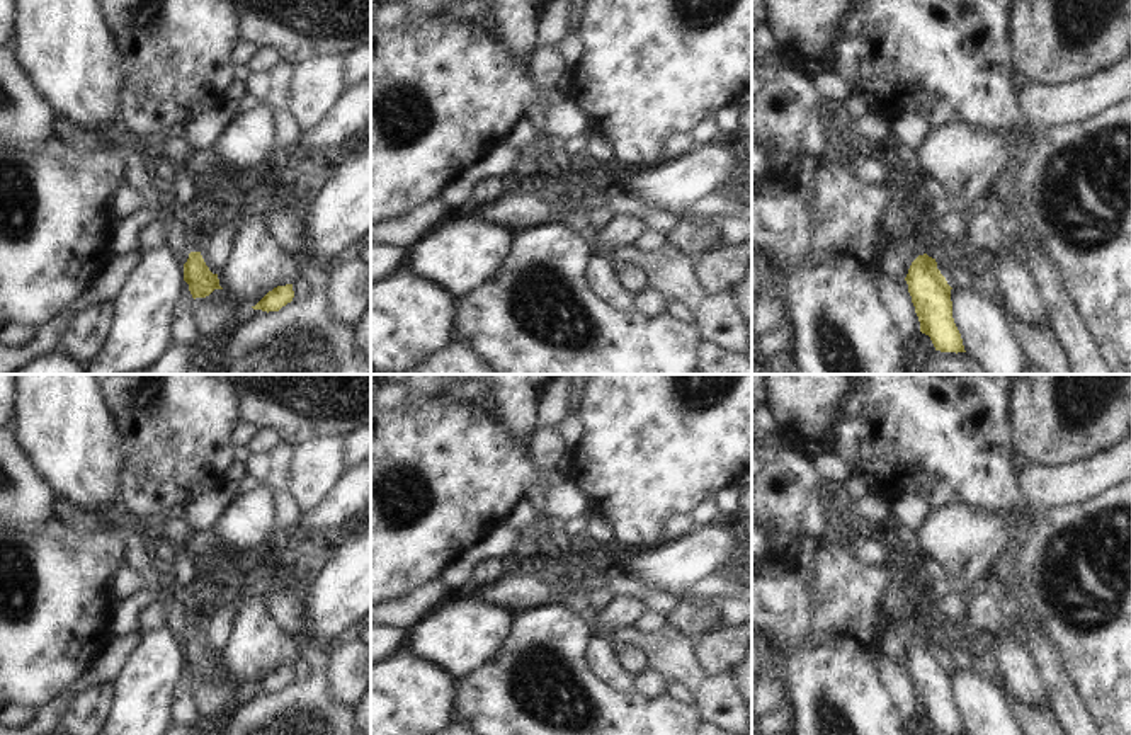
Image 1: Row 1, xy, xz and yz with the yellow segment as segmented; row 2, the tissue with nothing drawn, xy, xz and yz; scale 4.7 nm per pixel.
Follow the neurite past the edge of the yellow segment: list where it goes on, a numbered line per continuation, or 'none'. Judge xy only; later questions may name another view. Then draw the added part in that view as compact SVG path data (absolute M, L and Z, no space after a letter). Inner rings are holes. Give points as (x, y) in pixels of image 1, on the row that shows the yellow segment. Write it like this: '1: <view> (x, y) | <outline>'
1: xy (196, 232) | M197 209L185 213L184 218L185 218L187 247L190 252L201 252L201 247L207 238L207 228L201 223Z

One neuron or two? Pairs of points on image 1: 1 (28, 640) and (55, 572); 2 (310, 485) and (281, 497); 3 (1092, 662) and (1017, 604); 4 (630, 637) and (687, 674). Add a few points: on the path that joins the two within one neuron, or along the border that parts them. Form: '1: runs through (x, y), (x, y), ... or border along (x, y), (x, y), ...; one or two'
1: runs through (34, 623), (48, 603), (50, 589); one
2: border along (288, 489), (301, 512); two
3: runs through (1075, 643), (1036, 604); one
4: runs through (643, 642), (660, 647), (674, 660); one

